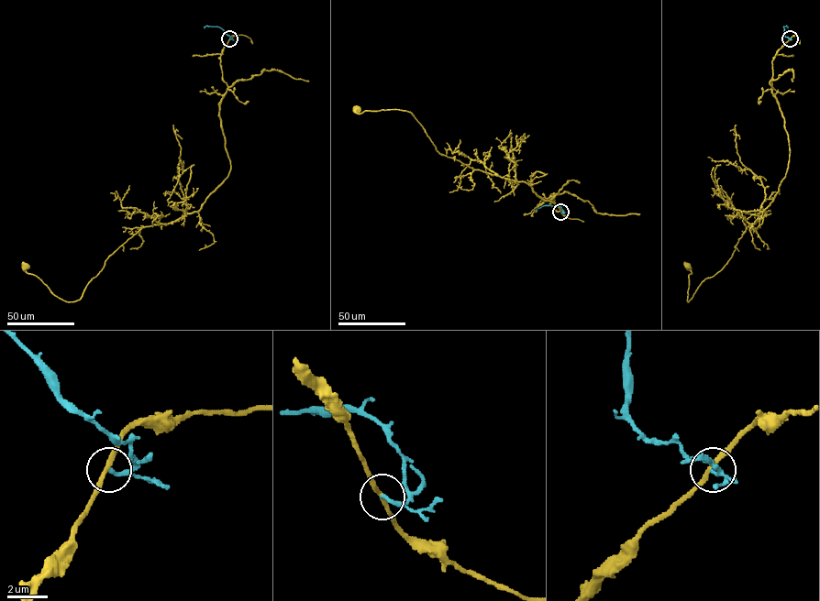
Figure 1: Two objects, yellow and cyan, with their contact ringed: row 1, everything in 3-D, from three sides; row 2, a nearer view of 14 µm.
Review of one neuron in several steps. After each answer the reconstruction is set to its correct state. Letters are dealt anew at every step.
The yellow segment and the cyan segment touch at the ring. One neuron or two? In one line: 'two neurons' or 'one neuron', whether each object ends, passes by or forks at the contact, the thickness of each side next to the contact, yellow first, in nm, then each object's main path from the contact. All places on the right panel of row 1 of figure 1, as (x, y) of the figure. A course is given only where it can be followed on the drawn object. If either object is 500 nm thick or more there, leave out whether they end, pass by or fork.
two neurons; yellow passes by; cyan ends there; 240 nm thick on the yellow side, 200 nm on the other; yellow runs (790, 38), (772, 61), (772, 93), (790, 151), (779, 191), (727, 262), (688, 301), (688, 266); cyan runs (790, 38), (784, 36), (783, 27), (787, 27)

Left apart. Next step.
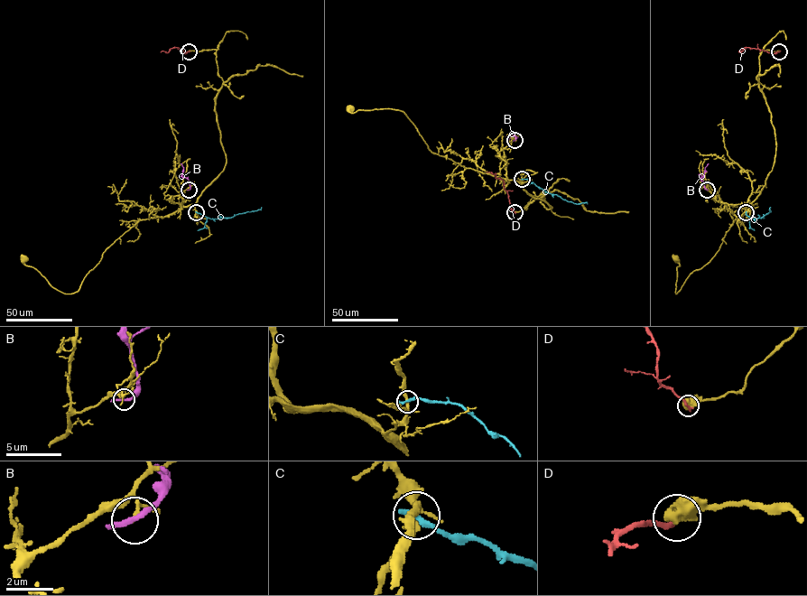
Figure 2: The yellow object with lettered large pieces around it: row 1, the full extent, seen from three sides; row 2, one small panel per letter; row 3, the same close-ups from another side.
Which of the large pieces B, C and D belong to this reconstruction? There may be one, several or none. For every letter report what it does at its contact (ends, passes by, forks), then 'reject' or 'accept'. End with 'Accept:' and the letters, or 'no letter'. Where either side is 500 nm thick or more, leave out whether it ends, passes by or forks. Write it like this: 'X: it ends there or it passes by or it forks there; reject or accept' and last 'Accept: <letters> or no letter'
B: it ends there; reject
C: it ends there; reject
D: reject
Accept: no letter

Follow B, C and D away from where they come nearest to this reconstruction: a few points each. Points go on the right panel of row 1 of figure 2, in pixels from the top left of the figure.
B: (707, 190), (700, 180), (709, 163)
C: (746, 212), (752, 218), (761, 218), (771, 211), (770, 207)
D: (779, 51), (772, 53), (746, 47), (739, 52)

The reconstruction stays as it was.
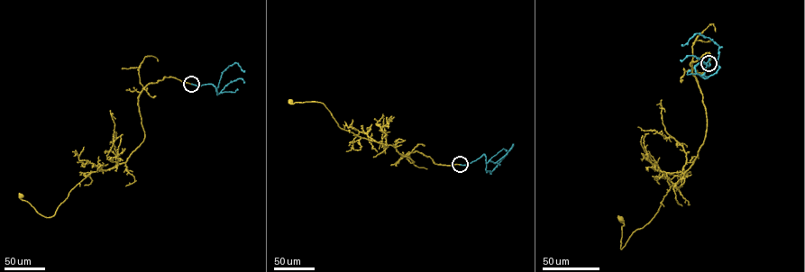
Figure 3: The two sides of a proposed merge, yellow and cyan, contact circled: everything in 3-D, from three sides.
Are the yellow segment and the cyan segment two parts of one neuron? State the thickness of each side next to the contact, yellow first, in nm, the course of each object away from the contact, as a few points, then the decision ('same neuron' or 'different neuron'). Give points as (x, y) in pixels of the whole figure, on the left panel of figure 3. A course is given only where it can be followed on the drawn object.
700/320 nm | yellow via (191, 84), (171, 77), (144, 86), (143, 141), (125, 162), (92, 172), (53, 216), (21, 195) | cyan via (191, 84), (212, 84), (217, 95), (222, 73), (229, 66), (236, 63), (244, 70) | same neuron

